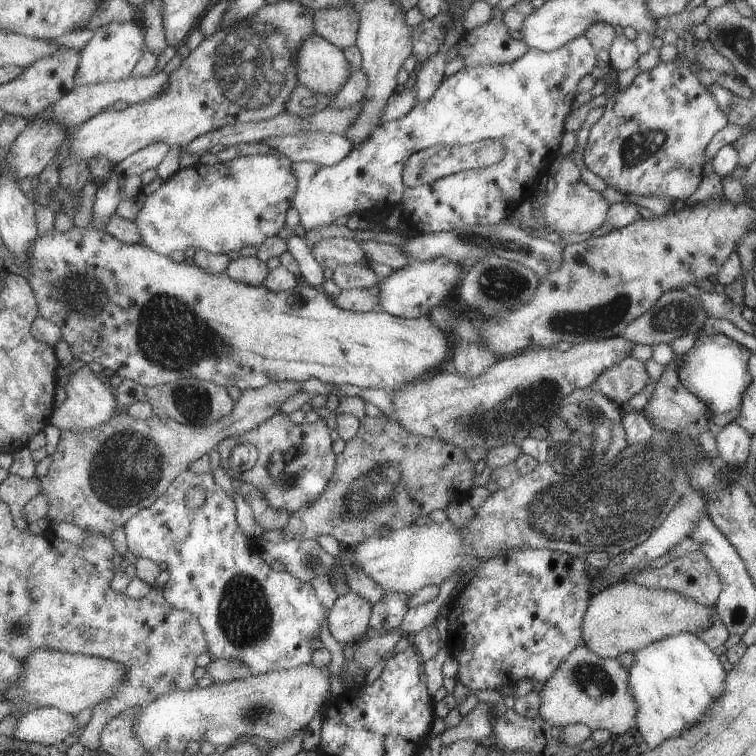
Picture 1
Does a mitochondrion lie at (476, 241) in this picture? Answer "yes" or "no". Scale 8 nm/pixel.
yes

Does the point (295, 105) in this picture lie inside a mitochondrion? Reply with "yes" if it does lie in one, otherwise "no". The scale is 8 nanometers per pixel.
yes

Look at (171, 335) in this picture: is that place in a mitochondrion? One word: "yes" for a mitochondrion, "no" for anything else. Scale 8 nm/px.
yes

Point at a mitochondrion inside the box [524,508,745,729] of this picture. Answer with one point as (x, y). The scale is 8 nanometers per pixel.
(594, 680)

